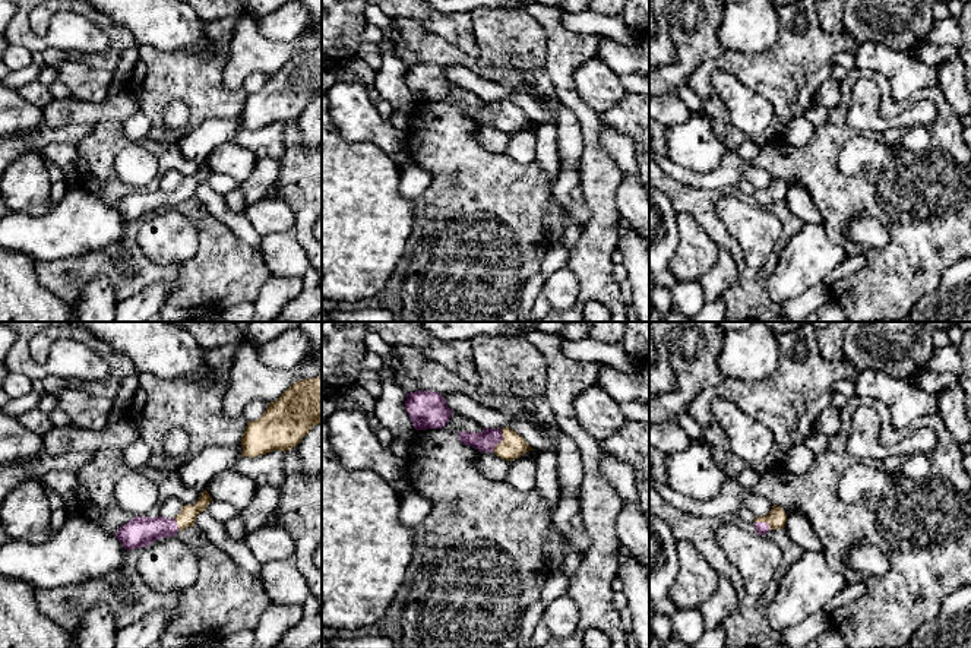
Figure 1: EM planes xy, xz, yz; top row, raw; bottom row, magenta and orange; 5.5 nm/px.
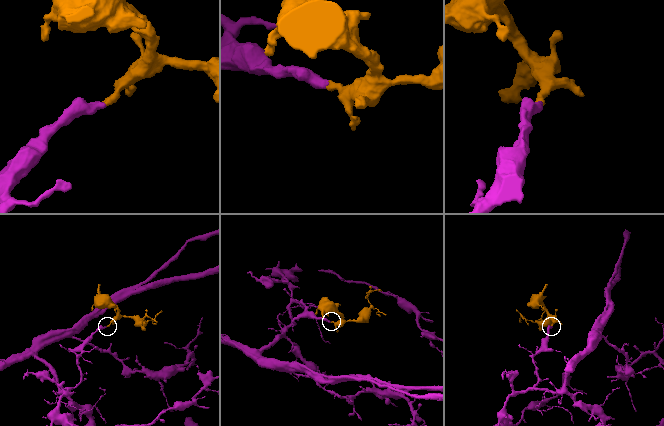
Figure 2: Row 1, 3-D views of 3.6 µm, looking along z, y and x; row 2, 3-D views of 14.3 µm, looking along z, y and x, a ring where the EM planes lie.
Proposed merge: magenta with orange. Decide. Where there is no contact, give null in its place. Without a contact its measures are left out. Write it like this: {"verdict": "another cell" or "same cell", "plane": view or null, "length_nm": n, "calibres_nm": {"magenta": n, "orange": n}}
{"verdict": "same cell", "plane": "xz", "length_nm": 140, "calibres_nm": {"magenta": 110, "orange": 140}}

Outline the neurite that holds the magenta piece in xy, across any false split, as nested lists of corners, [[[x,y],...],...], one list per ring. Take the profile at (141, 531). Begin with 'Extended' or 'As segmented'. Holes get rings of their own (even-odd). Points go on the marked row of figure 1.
Extended. [[[205,490],[196,503],[184,505],[174,518],[136,516],[121,525],[116,537],[126,550],[146,547],[159,538],[173,537],[187,527],[194,527],[197,515],[206,511],[211,500],[212,497]]]

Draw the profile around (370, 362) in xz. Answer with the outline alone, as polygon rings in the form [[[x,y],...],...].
[[[367,350],[361,361],[361,369],[379,373],[383,364],[385,364],[383,360],[377,354]]]

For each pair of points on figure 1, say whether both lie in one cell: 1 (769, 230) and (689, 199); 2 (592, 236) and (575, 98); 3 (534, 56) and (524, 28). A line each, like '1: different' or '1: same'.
1: different
2: same
3: same

